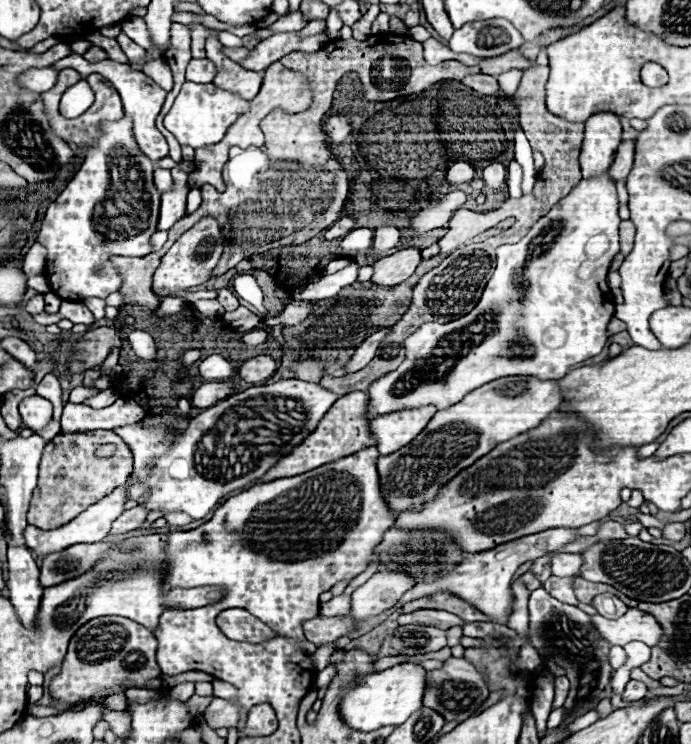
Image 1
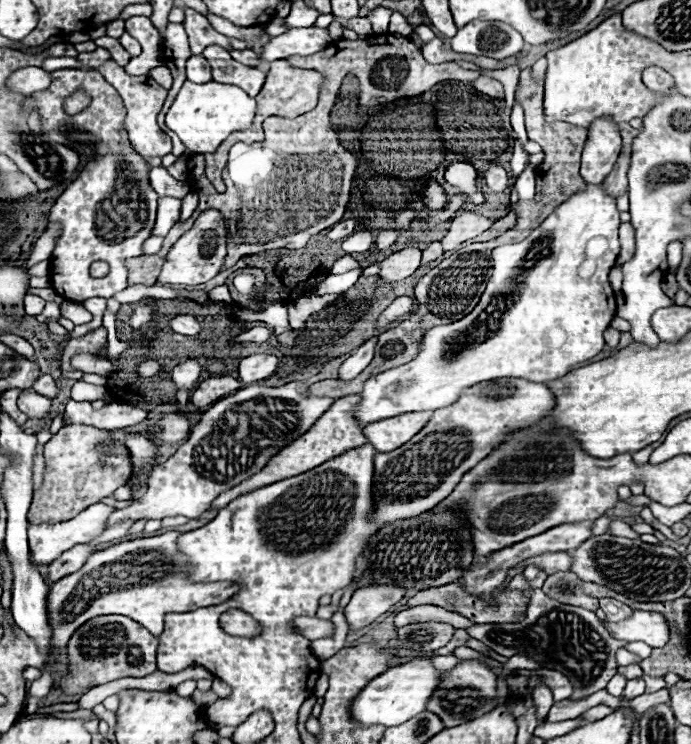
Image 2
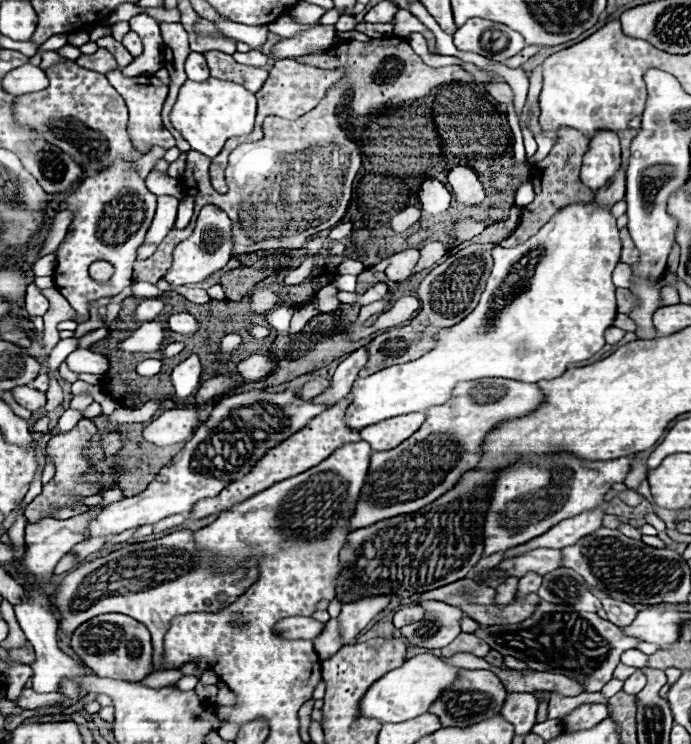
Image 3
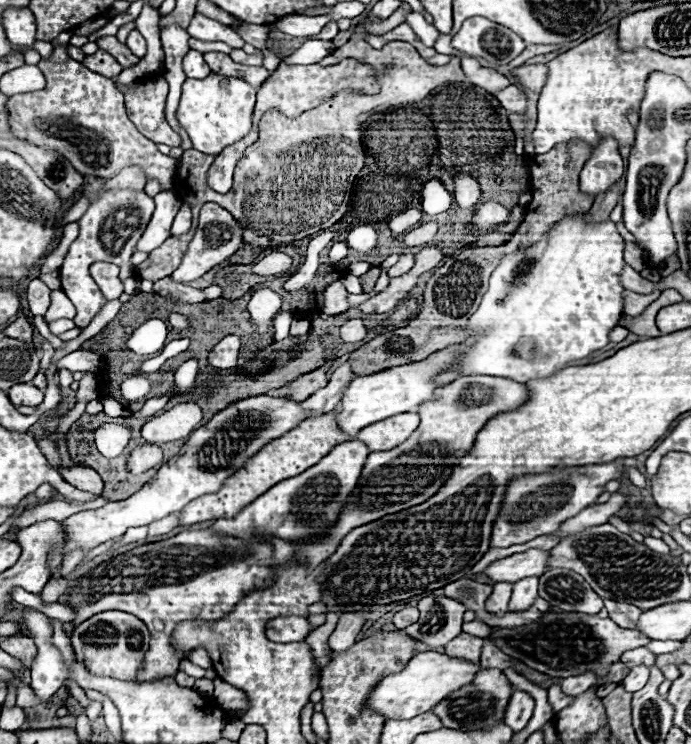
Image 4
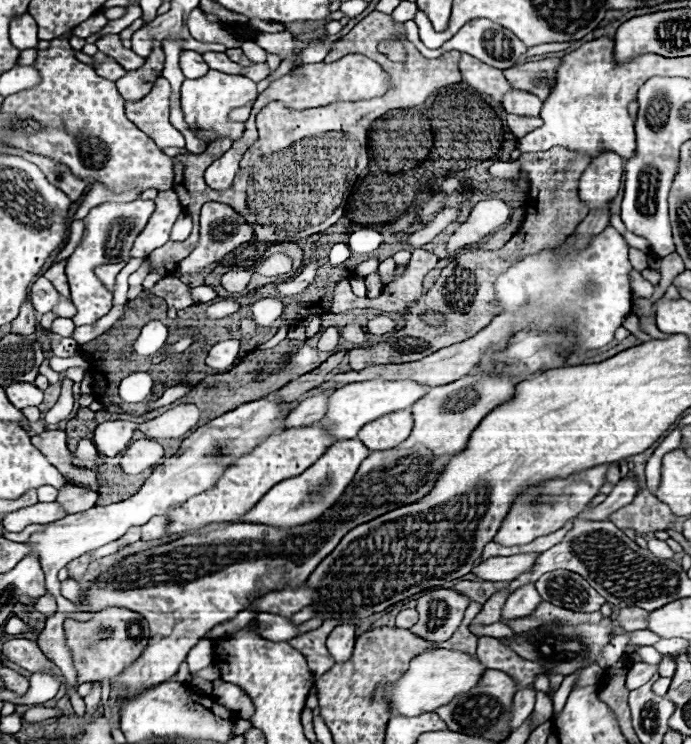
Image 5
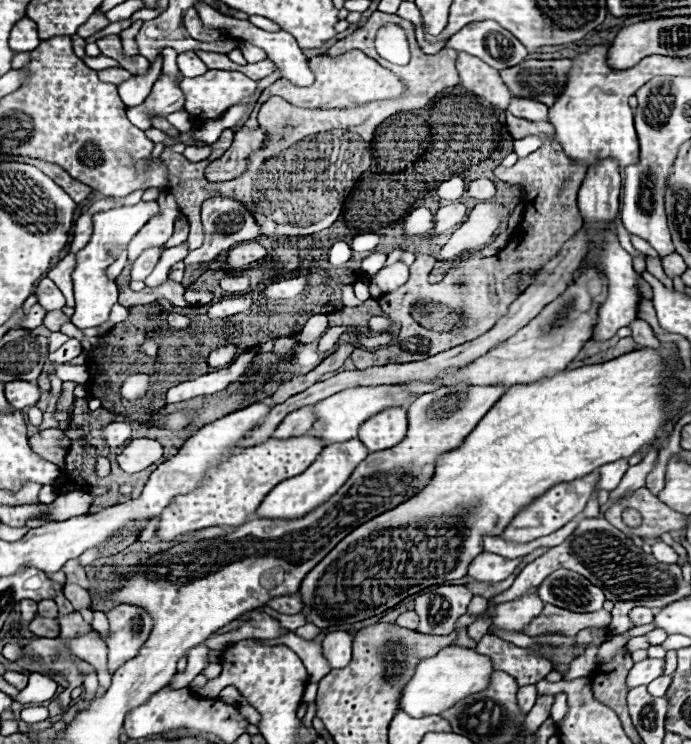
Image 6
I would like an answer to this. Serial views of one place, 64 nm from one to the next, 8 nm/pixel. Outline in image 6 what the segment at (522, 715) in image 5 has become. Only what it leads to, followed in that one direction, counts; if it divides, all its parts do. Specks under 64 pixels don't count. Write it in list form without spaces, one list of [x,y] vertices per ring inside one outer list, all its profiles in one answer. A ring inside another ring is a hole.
[[[530,684],[530,686],[522,686],[522,688],[518,690],[518,706],[522,708],[524,714],[532,710],[536,698],[538,698],[538,692],[536,692],[536,686],[534,686],[534,684]]]

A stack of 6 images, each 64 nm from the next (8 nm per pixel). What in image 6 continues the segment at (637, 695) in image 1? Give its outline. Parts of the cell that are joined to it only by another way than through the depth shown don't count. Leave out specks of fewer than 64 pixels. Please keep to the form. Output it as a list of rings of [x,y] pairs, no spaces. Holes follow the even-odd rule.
[[[642,660],[642,662],[636,662],[634,668],[630,670],[628,674],[628,688],[636,688],[636,686],[644,686],[644,684],[650,684],[652,680],[660,678],[664,674],[664,660]]]

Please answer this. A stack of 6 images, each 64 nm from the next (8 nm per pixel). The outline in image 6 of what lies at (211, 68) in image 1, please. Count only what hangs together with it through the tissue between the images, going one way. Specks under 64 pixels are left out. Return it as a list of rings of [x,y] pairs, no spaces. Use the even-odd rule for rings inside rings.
[[[194,52],[178,54],[178,68],[180,68],[182,76],[188,76],[188,78],[202,76],[202,74],[208,70],[208,68],[202,64],[202,60],[200,60]]]

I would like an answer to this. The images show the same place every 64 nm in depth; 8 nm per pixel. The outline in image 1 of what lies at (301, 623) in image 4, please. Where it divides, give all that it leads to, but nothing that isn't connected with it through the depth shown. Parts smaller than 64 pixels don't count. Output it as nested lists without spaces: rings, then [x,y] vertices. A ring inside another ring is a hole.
[[[316,616],[314,620],[306,620],[302,622],[306,640],[314,642],[314,644],[324,644],[324,642],[334,642],[340,636],[346,636],[348,632],[352,632],[358,624],[346,616],[342,620],[338,618],[324,618],[324,616]]]

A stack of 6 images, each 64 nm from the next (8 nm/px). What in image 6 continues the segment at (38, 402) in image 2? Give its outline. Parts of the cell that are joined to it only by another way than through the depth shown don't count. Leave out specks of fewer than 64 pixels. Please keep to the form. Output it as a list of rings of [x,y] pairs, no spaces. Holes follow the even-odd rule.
[[[14,380],[14,382],[6,384],[6,400],[16,410],[34,406],[40,400],[40,388],[36,384],[26,384],[22,380]]]

